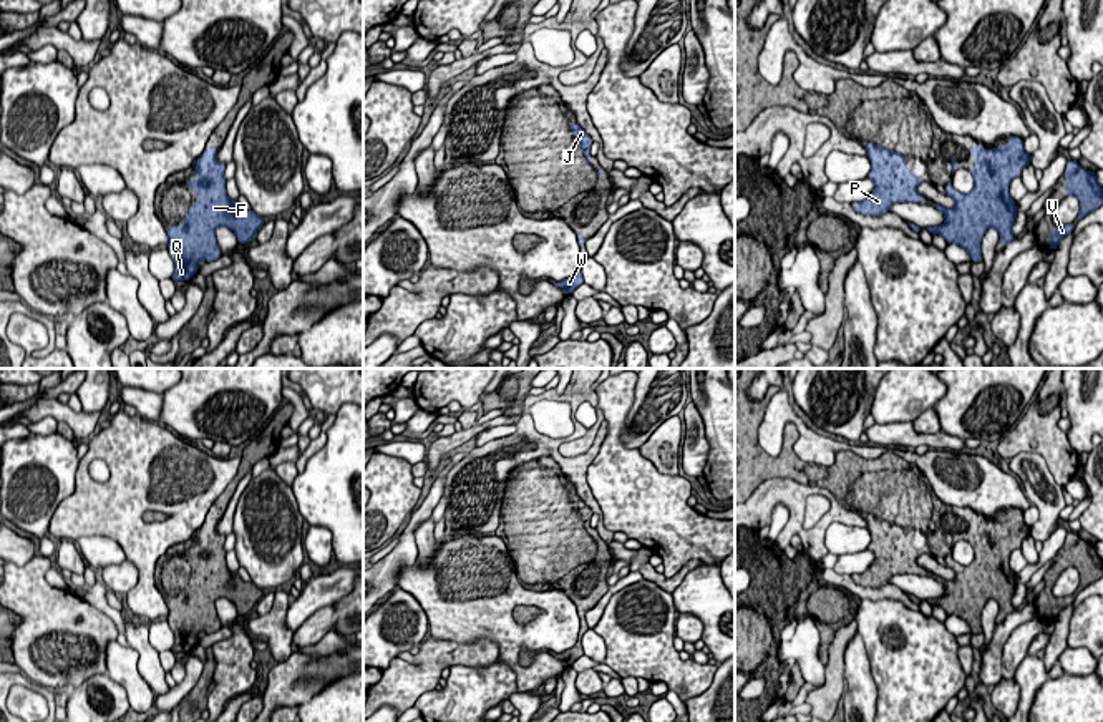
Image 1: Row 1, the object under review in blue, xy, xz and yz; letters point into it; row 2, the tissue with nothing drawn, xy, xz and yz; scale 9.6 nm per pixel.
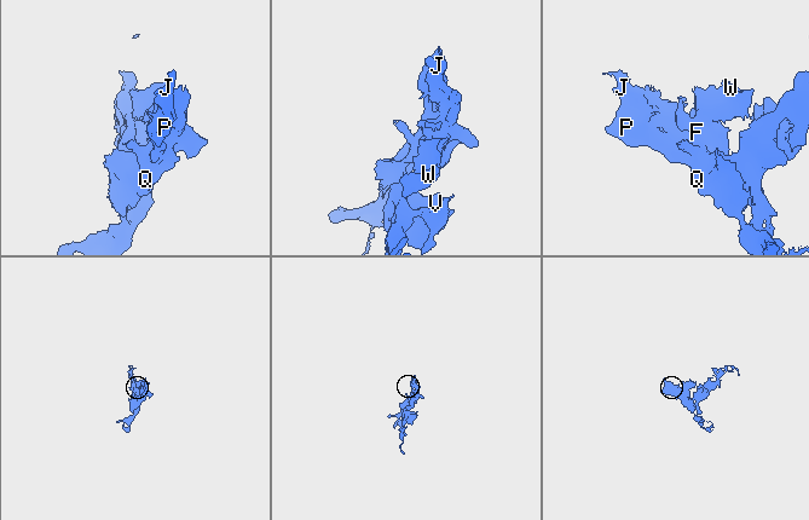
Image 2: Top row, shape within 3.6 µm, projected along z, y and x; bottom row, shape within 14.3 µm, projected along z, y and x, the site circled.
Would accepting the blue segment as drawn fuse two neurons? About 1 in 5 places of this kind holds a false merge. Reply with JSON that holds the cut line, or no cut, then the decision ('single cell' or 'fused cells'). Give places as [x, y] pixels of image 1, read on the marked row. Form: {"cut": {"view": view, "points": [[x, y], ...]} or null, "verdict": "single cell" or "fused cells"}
{"cut": null, "verdict": "single cell"}

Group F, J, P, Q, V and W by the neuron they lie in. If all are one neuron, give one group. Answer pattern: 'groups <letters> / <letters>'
groups F J P Q V W

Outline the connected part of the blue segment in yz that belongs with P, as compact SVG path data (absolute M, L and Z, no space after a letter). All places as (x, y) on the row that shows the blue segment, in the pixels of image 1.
M866 143L867 156L872 163L869 179L876 183L874 191L861 202L851 202L853 209L864 216L881 216L889 212L896 202L919 202L926 199L916 188L924 183L911 173L904 156L874 143Z

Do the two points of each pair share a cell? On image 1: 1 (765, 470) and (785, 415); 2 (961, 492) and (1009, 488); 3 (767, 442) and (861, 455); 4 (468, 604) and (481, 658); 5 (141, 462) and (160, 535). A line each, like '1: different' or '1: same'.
1: different
2: same
3: same
4: different
5: same

